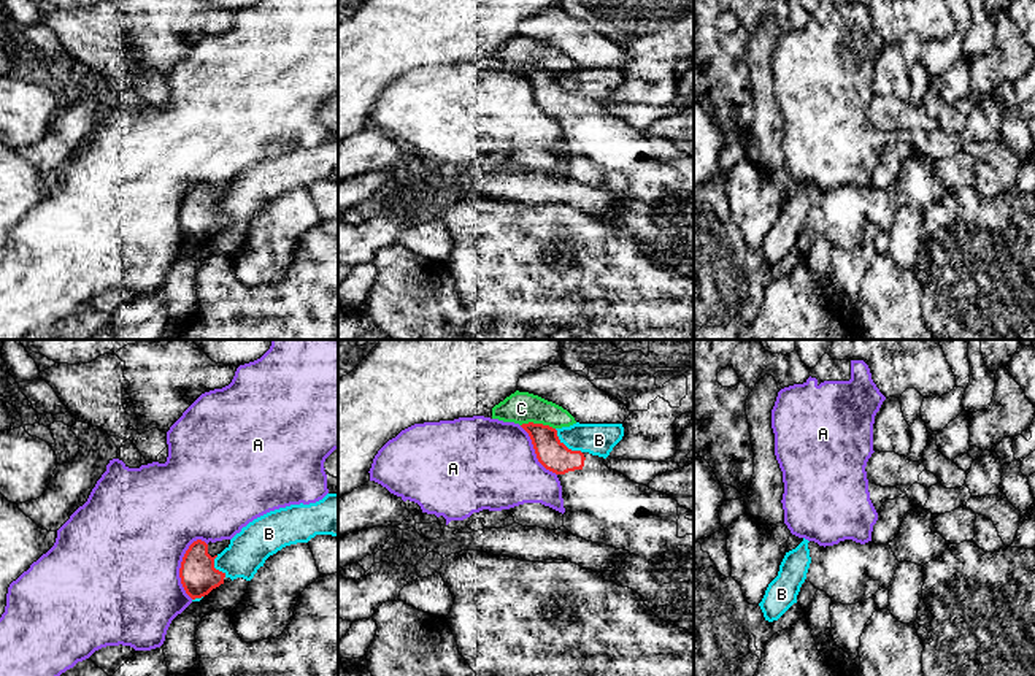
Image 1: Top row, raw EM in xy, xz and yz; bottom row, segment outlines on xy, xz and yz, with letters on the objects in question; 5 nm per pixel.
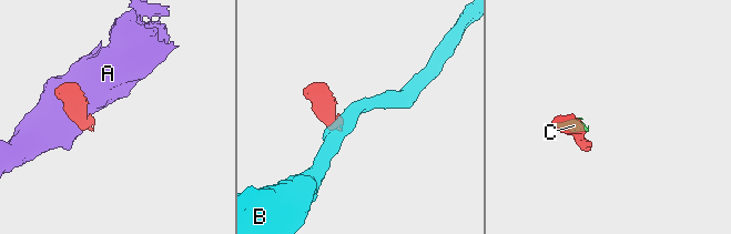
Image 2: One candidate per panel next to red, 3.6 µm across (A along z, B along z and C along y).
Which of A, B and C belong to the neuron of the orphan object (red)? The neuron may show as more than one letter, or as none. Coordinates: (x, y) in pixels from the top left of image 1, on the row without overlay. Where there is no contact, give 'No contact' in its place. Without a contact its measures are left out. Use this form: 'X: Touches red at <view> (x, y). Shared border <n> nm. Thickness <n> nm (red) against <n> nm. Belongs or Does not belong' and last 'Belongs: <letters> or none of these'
A: Touches red at xy (181, 211). Shared border 320 nm. Thickness 190 nm (red) against 480 nm. Does not belong
B: Touches red at xz (564, 89). Shared border 190 nm. Thickness 160 nm (red) against 160 nm. Does not belong
C: Touches red at xz (538, 69). Shared border 180 nm. Thickness 160 nm (red) against 160 nm. Does not belong
Belongs: none of these

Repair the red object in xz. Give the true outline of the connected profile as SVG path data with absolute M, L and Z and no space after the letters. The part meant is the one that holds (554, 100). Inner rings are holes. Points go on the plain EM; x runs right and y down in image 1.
M529 67L521 71L529 78L538 106L560 125L564 171L586 186L630 197L621 213L602 217L605 225L640 238L660 265L694 275L694 157L671 140L610 114L603 102L568 94L549 70Z

